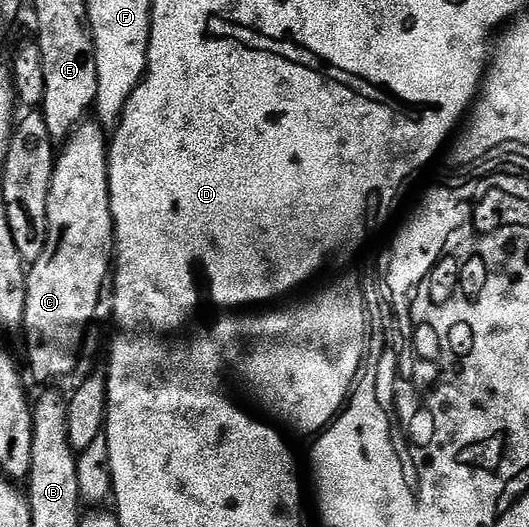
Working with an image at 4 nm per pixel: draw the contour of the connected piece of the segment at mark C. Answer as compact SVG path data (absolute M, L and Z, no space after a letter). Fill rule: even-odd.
M88 118L72 129L52 166L52 181L46 198L44 239L40 253L27 269L25 320L22 336L28 339L28 364L36 380L71 377L85 329L93 323L104 279L110 276L110 253L114 248L112 211L108 209L108 142L105 129Z

